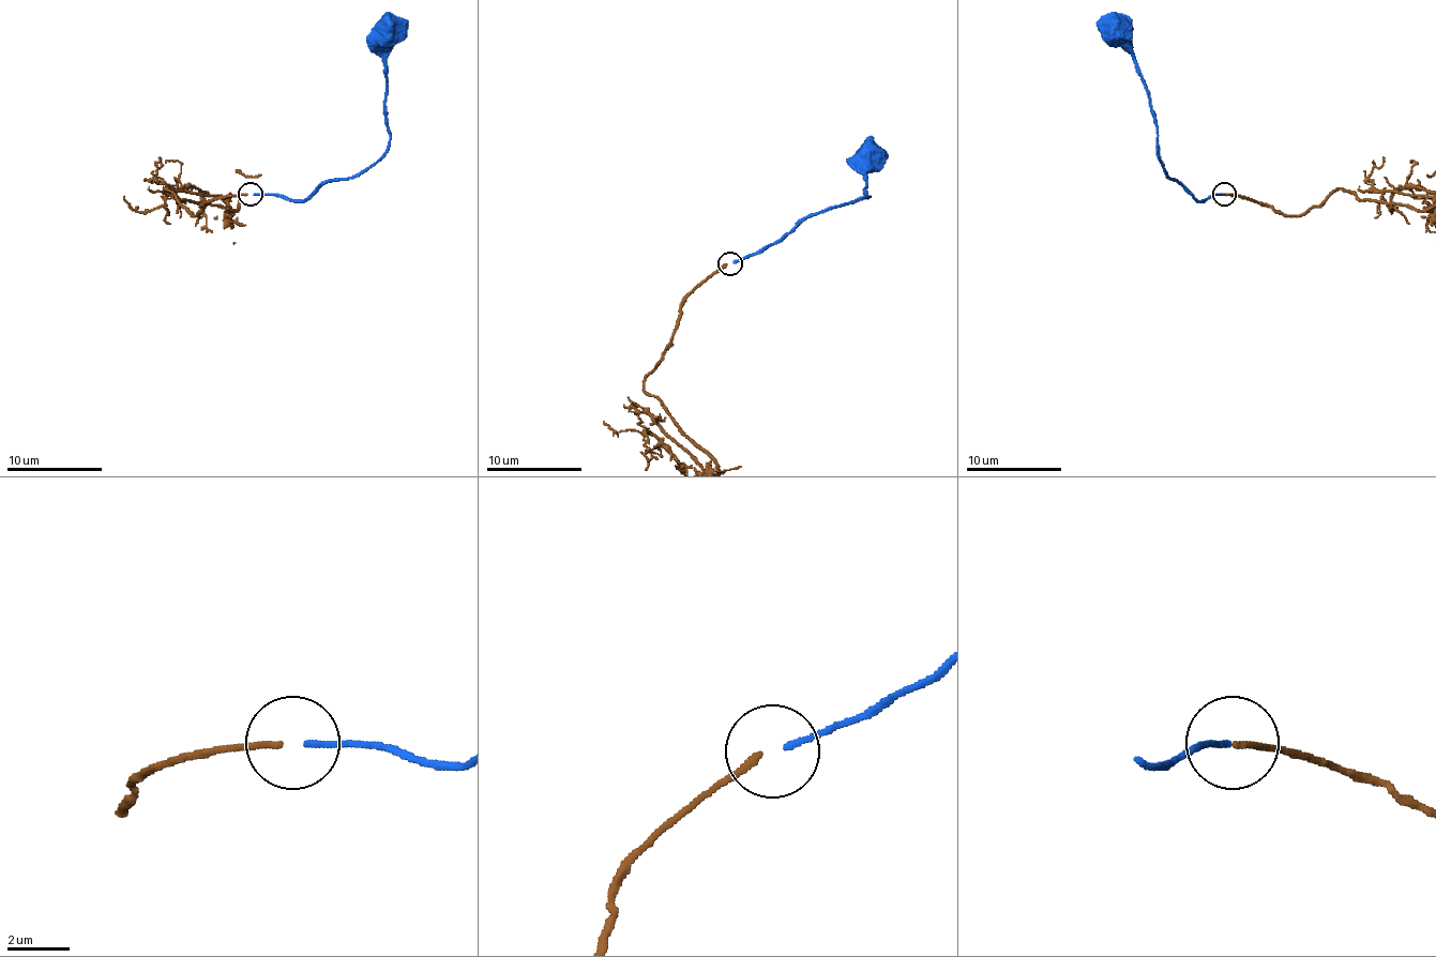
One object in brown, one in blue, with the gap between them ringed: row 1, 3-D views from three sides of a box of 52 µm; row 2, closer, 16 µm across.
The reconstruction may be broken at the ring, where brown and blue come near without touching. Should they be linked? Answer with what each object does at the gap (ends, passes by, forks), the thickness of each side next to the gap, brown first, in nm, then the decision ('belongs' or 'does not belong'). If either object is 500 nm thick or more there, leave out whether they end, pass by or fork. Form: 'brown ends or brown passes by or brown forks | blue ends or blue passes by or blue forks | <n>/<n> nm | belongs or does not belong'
brown ends | blue ends | 200/190 nm | belongs

